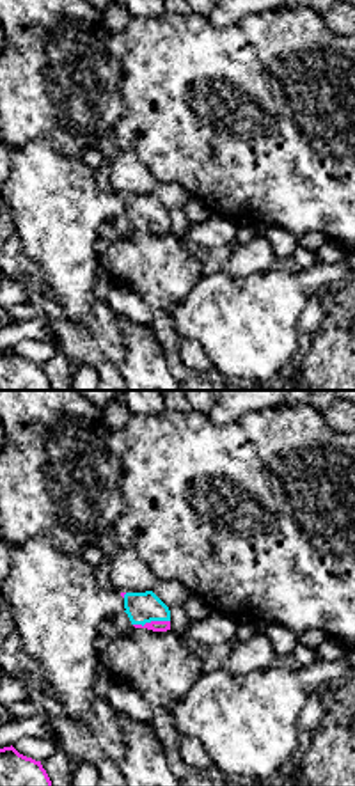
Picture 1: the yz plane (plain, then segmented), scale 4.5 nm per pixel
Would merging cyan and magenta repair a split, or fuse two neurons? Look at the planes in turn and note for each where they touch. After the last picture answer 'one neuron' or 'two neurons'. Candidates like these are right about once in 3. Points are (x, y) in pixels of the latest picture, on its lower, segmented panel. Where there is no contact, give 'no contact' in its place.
contact (151, 620)

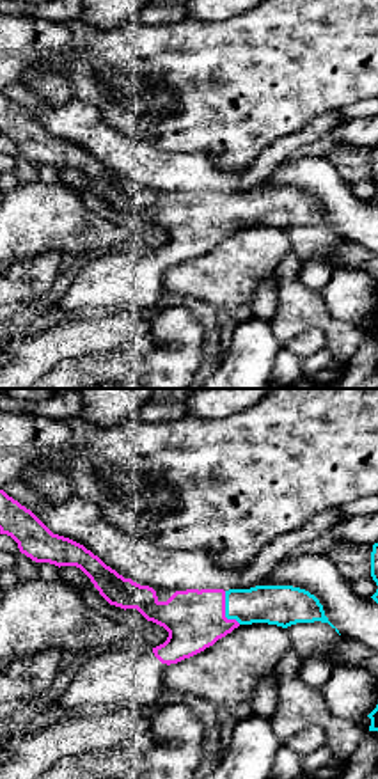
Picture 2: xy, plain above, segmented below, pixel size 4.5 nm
contact (226, 611)

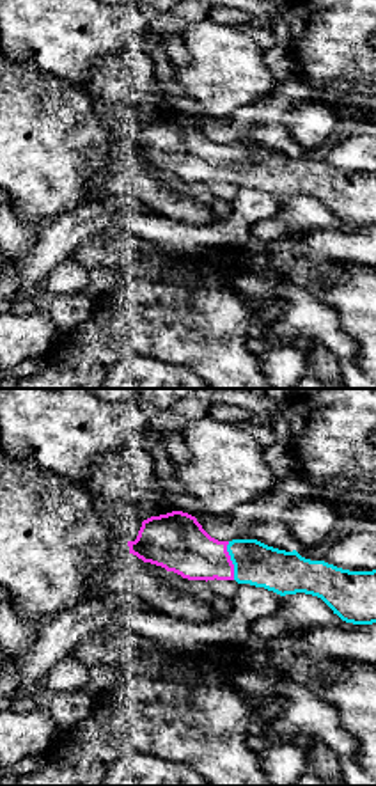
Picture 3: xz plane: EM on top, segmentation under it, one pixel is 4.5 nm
contact (231, 559)

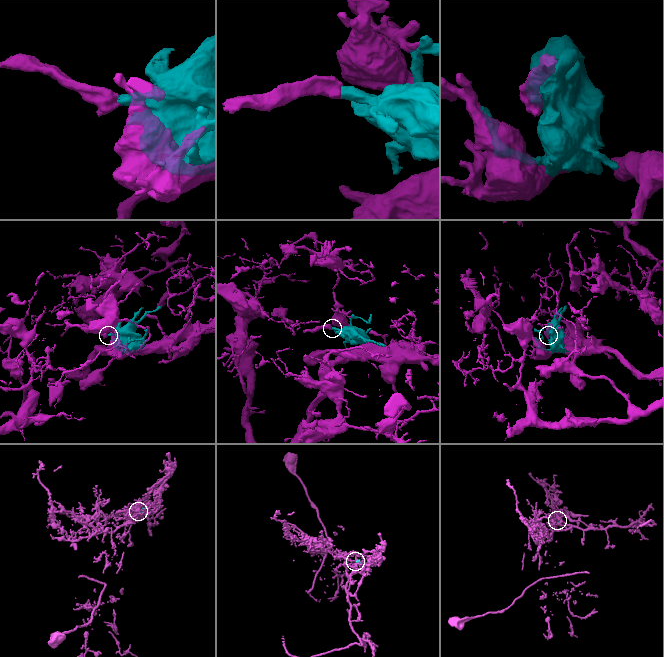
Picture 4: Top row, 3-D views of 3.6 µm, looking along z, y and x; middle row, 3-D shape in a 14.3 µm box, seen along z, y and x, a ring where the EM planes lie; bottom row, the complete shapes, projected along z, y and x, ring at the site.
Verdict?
one neuron

